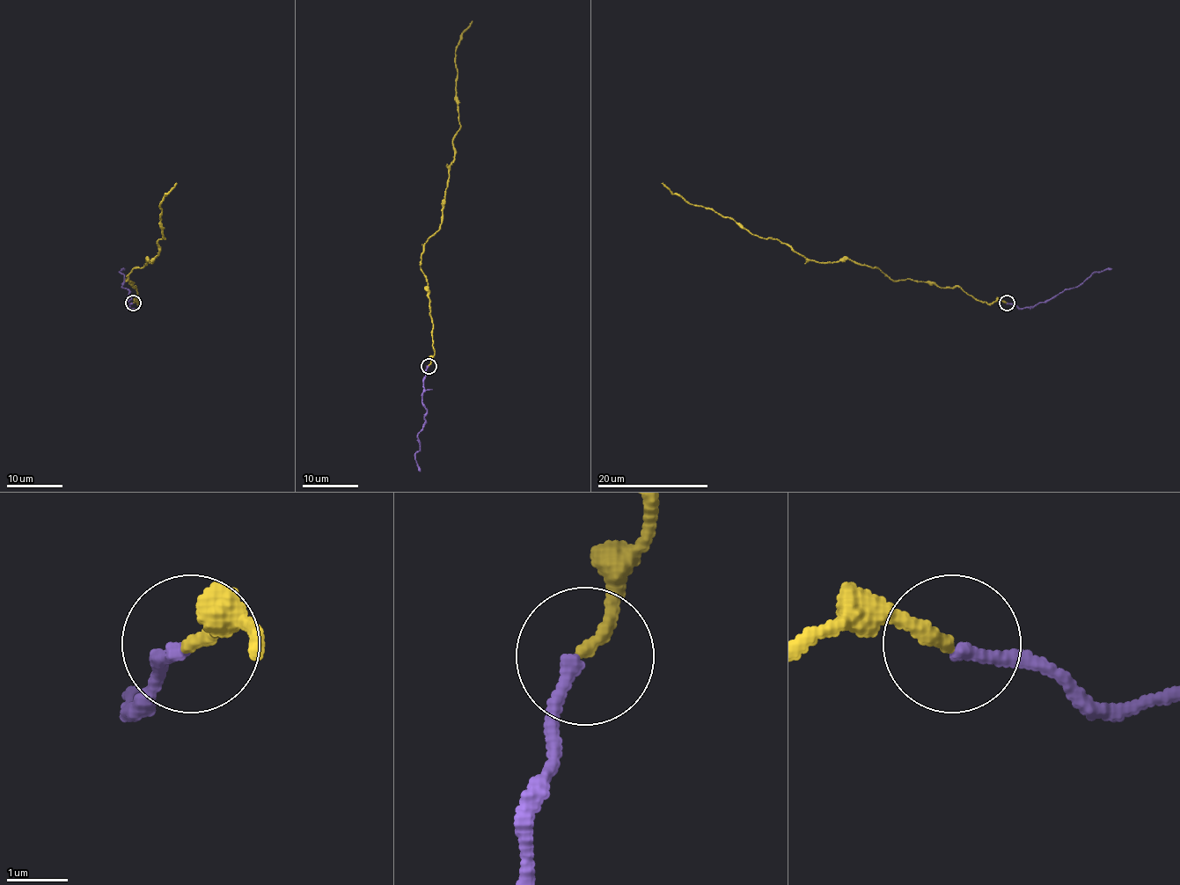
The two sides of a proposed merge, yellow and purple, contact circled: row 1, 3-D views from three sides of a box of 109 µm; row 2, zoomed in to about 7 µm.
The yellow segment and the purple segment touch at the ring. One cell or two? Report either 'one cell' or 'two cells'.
one cell

